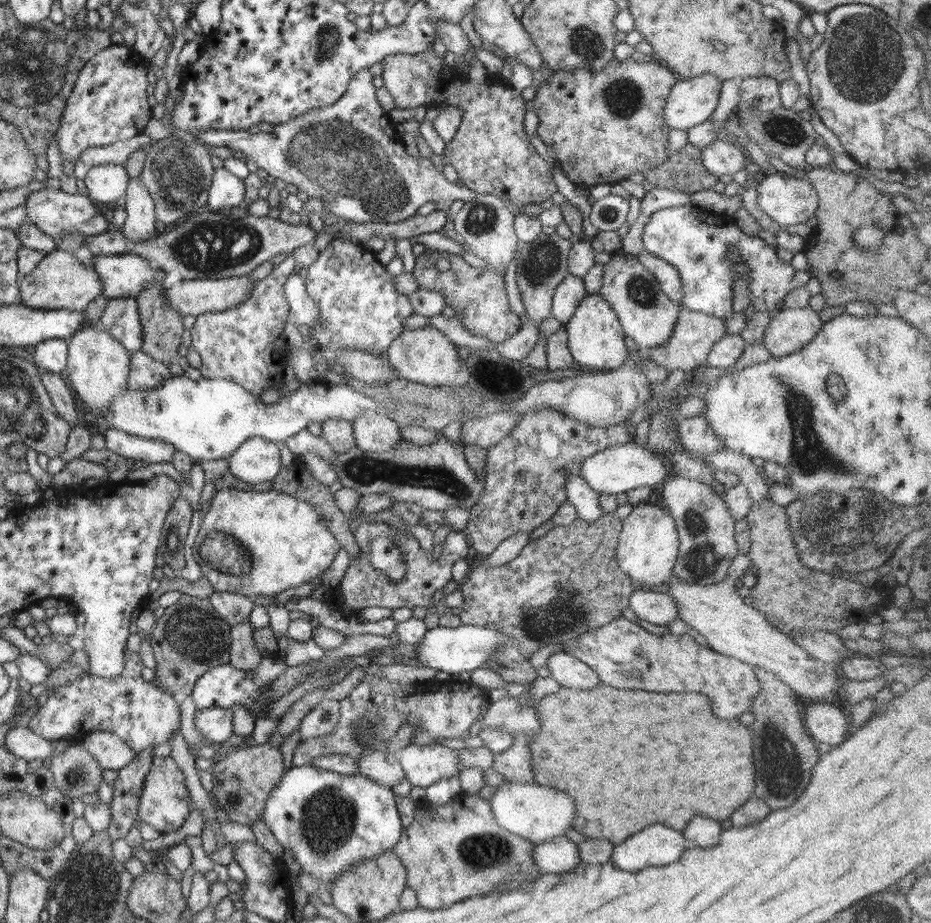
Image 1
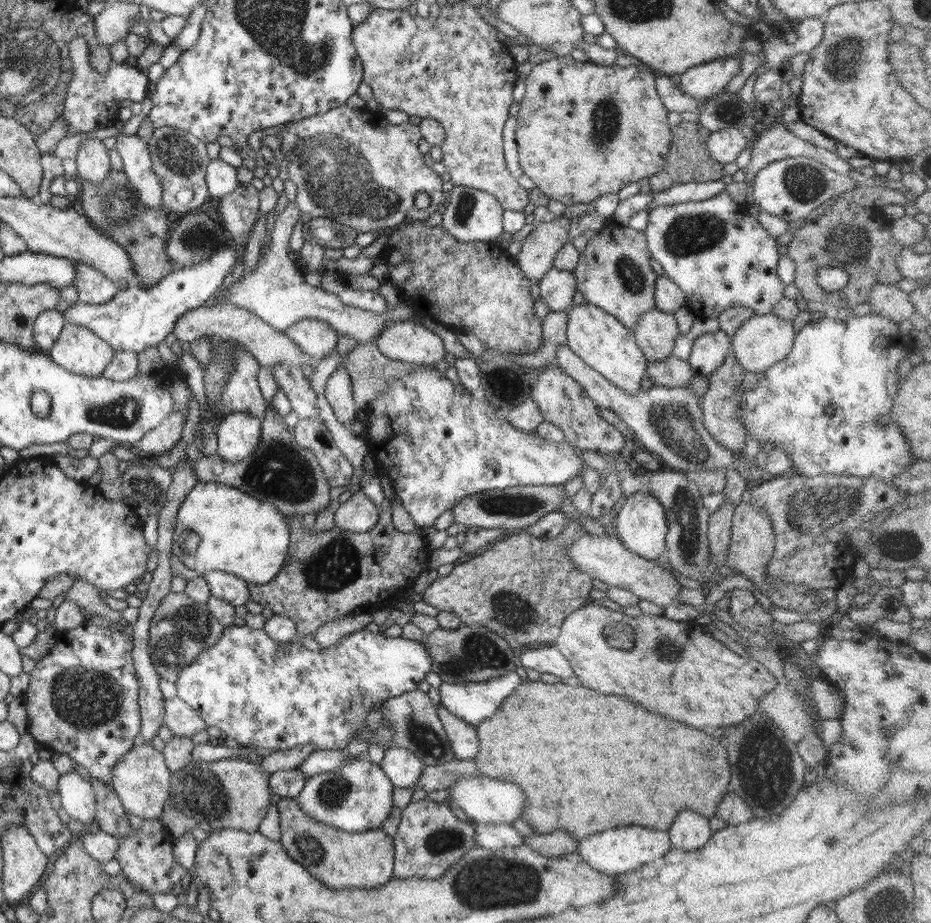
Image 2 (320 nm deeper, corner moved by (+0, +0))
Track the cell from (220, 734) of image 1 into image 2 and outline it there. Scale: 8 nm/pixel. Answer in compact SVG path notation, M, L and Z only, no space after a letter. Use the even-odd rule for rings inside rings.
M178 696L164 699L164 710L164 725L168 726L176 737L191 737L208 728L203 717Z

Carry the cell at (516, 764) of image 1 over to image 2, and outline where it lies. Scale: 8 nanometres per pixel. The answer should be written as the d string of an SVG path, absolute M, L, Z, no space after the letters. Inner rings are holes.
M473 759L458 760L438 765L424 767L414 788L421 788L425 792L448 789L449 786L464 775L478 775L479 770Z

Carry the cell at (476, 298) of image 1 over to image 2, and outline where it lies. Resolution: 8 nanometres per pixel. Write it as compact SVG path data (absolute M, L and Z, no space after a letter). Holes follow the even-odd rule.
M404 221L397 226L382 253L384 264L399 265L409 262L411 275L399 286L403 302L414 306L421 314L432 317L444 326L470 331L485 347L508 354L536 353L542 346L541 320L536 316L534 299L530 295L530 282L506 249L487 241L460 242L442 226L430 227L425 221Z

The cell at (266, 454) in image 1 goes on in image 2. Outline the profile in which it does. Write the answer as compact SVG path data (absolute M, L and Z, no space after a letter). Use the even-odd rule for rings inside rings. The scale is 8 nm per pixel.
M231 412L232 414L225 414L221 416L222 424L218 428L218 445L217 453L227 461L244 460L247 456L250 456L251 452L260 444L260 436L262 436L262 420L251 416L247 412Z

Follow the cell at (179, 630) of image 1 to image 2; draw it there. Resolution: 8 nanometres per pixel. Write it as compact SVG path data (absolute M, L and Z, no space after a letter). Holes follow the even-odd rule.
M170 591L160 601L150 622L149 655L157 673L176 682L180 669L186 668L205 648L220 640L224 625L208 610L206 603L192 600L186 593Z

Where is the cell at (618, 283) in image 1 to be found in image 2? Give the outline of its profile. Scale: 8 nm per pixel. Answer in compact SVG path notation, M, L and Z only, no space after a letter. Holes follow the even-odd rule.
M608 222L579 254L578 264L572 271L576 288L584 295L584 302L604 309L633 332L638 317L656 309L654 295L658 276L650 266L650 258L643 232Z

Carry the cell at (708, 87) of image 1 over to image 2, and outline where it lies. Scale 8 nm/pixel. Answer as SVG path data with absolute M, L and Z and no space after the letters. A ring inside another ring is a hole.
M730 55L688 68L676 77L678 87L692 98L706 101L726 90L727 84L738 74L741 57Z

